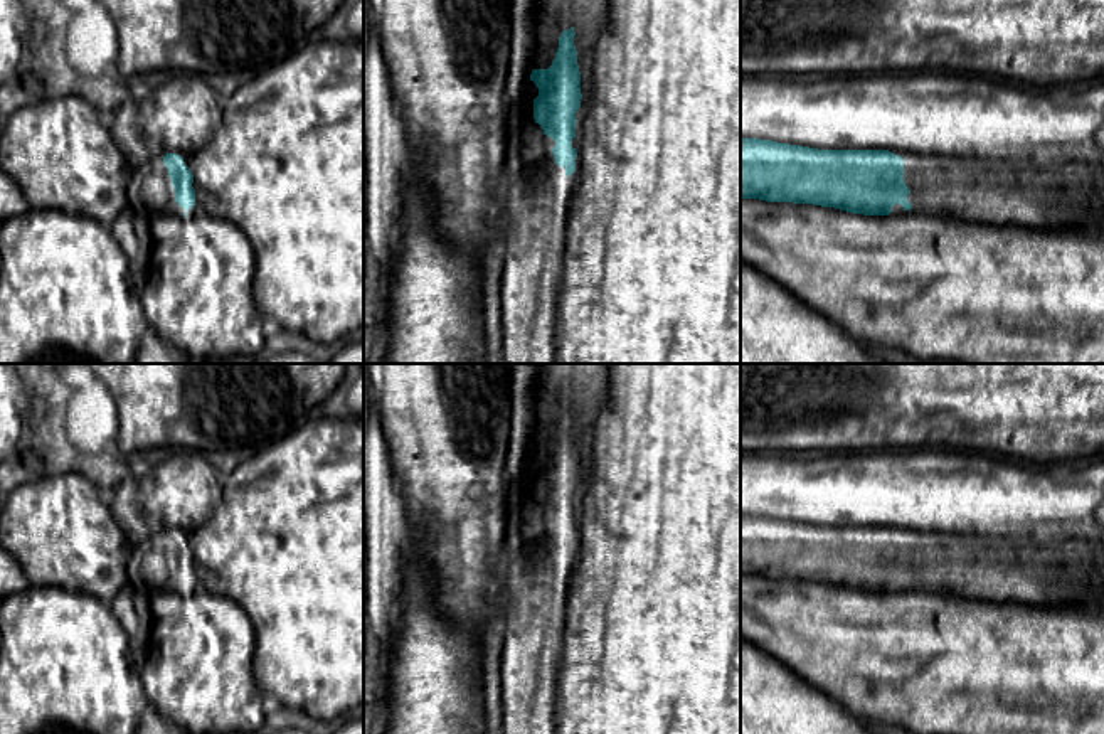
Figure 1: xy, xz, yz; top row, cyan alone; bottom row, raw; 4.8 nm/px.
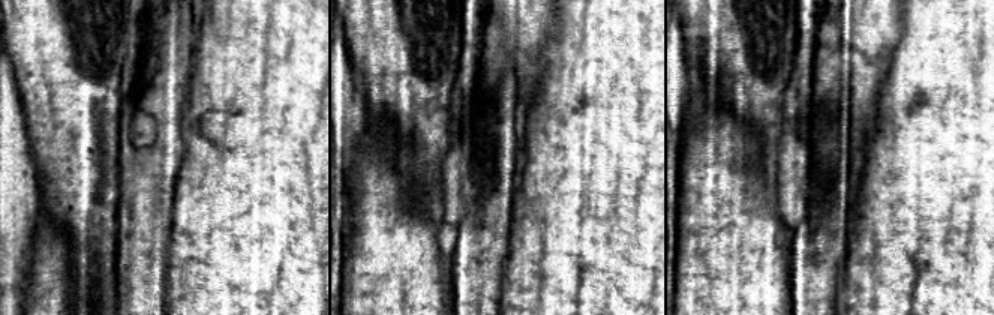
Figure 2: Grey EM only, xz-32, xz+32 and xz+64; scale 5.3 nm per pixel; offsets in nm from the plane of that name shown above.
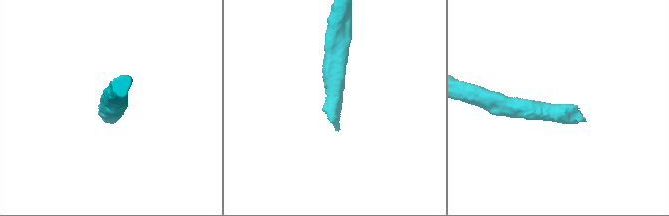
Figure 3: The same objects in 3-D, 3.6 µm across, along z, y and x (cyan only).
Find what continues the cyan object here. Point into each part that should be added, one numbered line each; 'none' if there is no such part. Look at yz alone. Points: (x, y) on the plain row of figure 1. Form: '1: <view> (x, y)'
1: yz (946, 564)

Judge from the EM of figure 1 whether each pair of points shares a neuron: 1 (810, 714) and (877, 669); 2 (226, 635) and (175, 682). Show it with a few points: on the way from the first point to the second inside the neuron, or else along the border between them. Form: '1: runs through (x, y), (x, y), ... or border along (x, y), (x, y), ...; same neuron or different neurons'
1: border along (798, 675), (855, 716); different neurons
2: runs through (214, 647), (187, 674); same neuron

